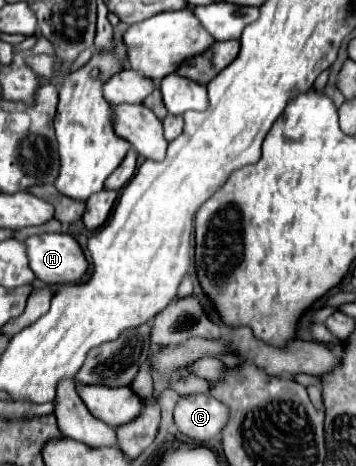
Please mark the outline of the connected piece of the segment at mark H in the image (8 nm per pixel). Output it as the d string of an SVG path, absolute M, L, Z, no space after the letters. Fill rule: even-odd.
M42 233L32 235L26 241L26 253L30 269L46 285L78 283L86 271L88 261L78 241L68 233Z

